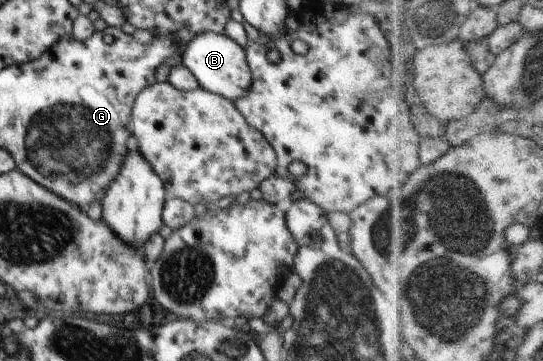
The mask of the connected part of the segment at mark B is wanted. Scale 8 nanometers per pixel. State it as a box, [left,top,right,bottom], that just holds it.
[178,33,252,102]

